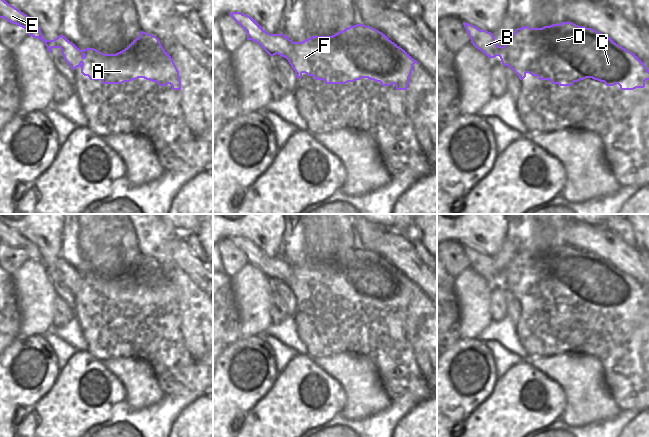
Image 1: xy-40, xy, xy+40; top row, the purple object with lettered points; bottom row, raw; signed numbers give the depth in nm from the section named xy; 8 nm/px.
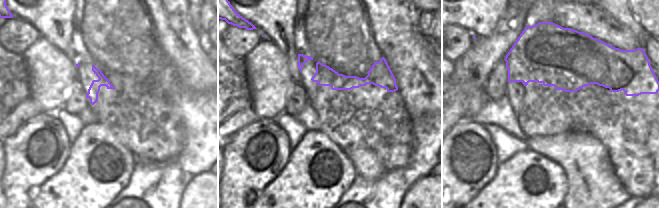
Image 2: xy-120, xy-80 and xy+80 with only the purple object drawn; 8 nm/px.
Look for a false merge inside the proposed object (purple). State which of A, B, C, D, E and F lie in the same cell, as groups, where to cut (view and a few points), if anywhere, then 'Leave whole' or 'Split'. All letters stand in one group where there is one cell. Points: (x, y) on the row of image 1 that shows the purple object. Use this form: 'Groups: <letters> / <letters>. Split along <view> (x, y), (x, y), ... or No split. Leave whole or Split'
Groups: A B C D E F. No split. Leave whole

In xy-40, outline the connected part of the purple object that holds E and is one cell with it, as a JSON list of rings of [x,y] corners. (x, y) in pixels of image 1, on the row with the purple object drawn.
[[[0,0],[0,18],[24,28],[29,36],[42,40],[50,53],[52,48],[60,48],[71,69],[80,66],[81,73],[90,80],[122,84],[144,78],[157,82],[159,86],[170,84],[173,90],[181,90],[179,71],[173,59],[152,34],[142,31],[124,50],[104,54],[94,48],[80,50],[62,34],[54,40],[46,40],[34,20],[5,0]]]

